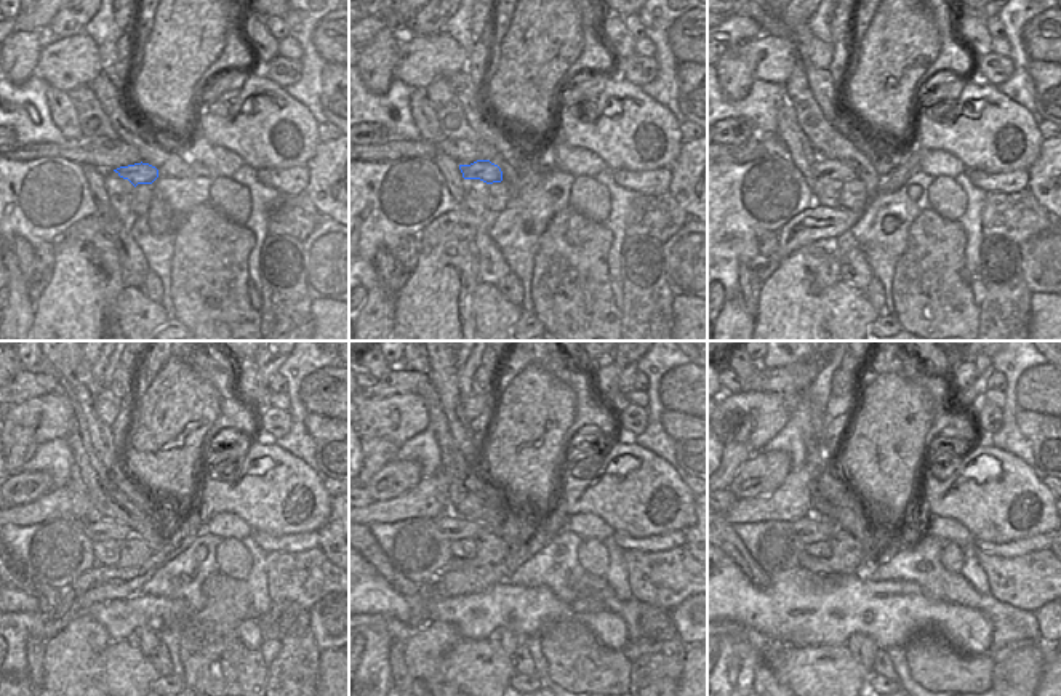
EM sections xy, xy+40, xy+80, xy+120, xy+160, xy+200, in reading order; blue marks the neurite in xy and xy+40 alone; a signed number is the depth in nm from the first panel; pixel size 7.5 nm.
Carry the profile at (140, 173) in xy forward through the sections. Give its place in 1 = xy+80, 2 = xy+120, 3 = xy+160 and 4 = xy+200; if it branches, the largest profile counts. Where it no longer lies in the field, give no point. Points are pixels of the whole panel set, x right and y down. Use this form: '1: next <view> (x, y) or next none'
1: next xy+80 (823, 168)
2: next xy+120 (96, 528)
3: next xy+160 (455, 528)
4: next xy+200 (810, 528)

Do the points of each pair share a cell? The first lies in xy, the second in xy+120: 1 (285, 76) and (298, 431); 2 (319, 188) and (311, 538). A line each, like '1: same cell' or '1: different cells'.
1: different cells
2: different cells

